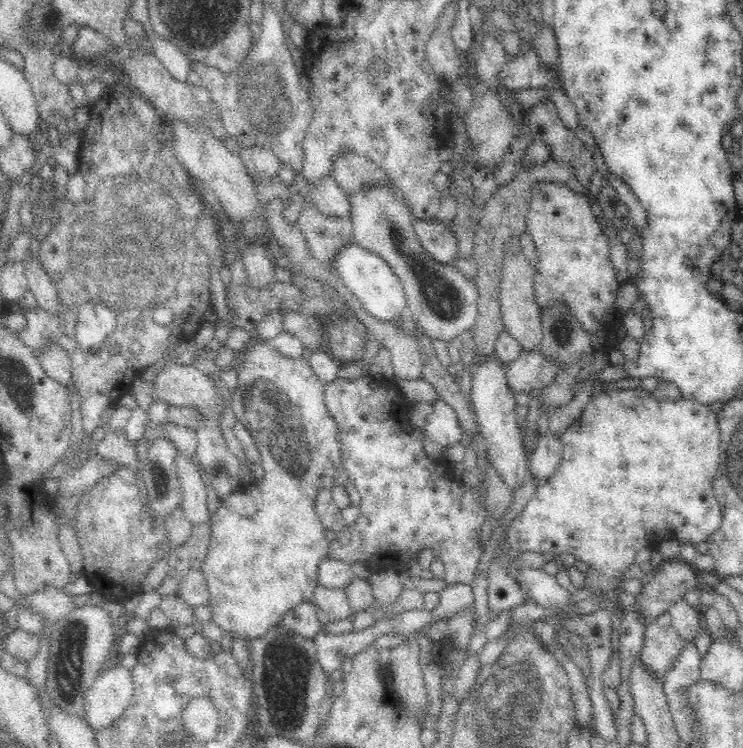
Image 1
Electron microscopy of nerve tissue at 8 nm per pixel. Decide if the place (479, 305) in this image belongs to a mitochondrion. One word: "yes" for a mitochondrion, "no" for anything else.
no

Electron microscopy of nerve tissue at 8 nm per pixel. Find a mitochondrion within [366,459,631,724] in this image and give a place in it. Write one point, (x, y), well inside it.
(516, 702)

